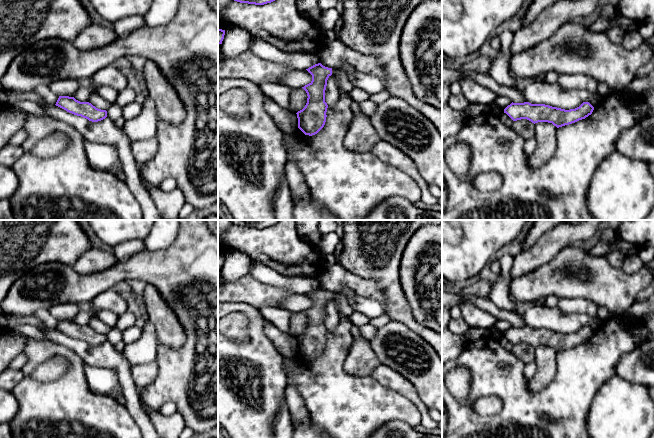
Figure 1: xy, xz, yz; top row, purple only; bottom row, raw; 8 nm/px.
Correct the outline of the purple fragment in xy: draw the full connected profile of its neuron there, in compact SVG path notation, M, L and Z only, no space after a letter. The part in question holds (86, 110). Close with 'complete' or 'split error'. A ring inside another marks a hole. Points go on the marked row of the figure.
M59 96L55 105L92 122L98 122L107 117L106 110L98 109L89 102L80 102L74 97Z; complete

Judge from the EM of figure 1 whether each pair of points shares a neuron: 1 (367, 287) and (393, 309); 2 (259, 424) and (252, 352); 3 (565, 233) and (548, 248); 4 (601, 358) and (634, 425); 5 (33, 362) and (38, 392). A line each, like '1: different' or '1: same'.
1: different
2: same
3: same
4: different
5: same

